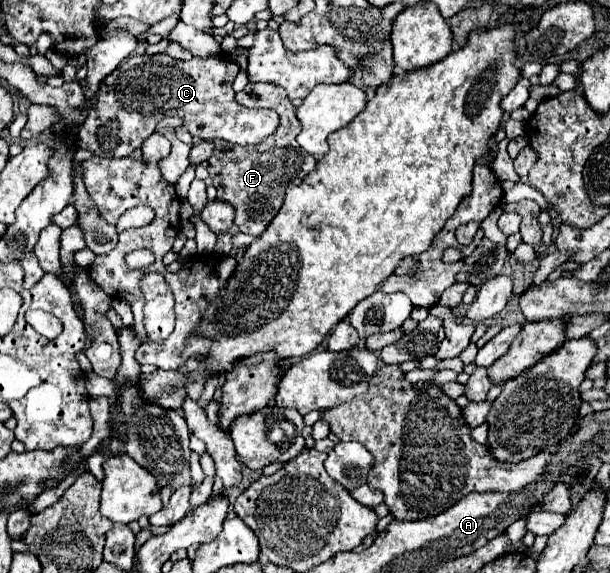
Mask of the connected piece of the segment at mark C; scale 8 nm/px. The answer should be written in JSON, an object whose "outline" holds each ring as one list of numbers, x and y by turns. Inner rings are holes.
{"outline":[[166,53,128,57,100,85,96,103,78,129,78,147,92,151,96,157,128,157,154,133,154,127,164,117,182,117,188,131,204,141,226,139,238,145,256,145,264,141,274,131,274,127,278,127,280,118,272,109,246,109,234,101,232,81,238,75,238,71,240,67,228,57,192,57,190,61,178,61,168,57]]}

